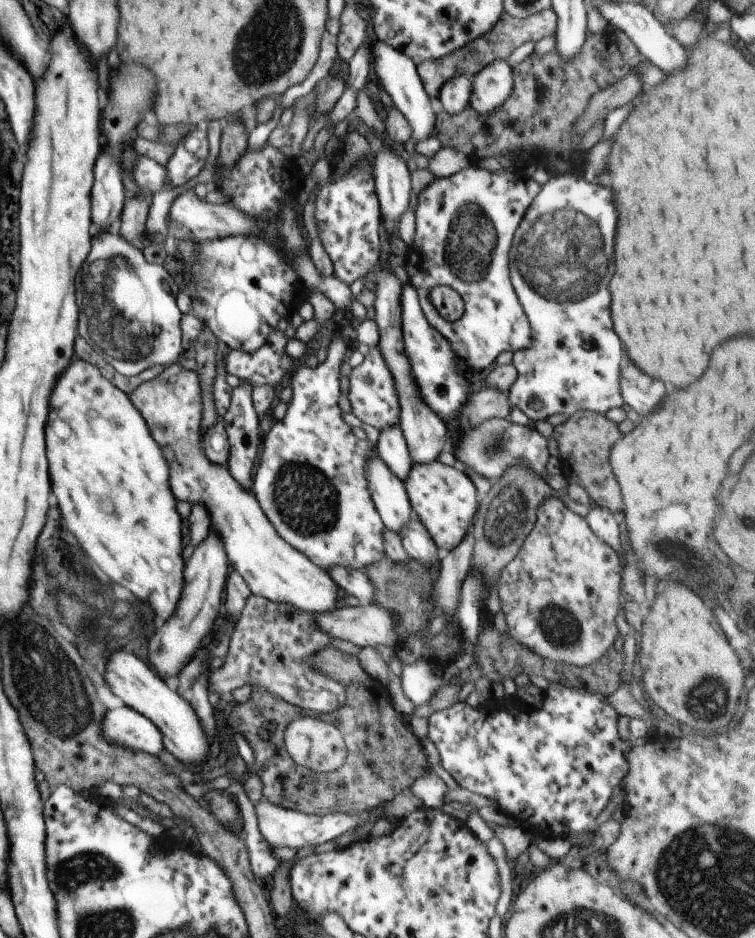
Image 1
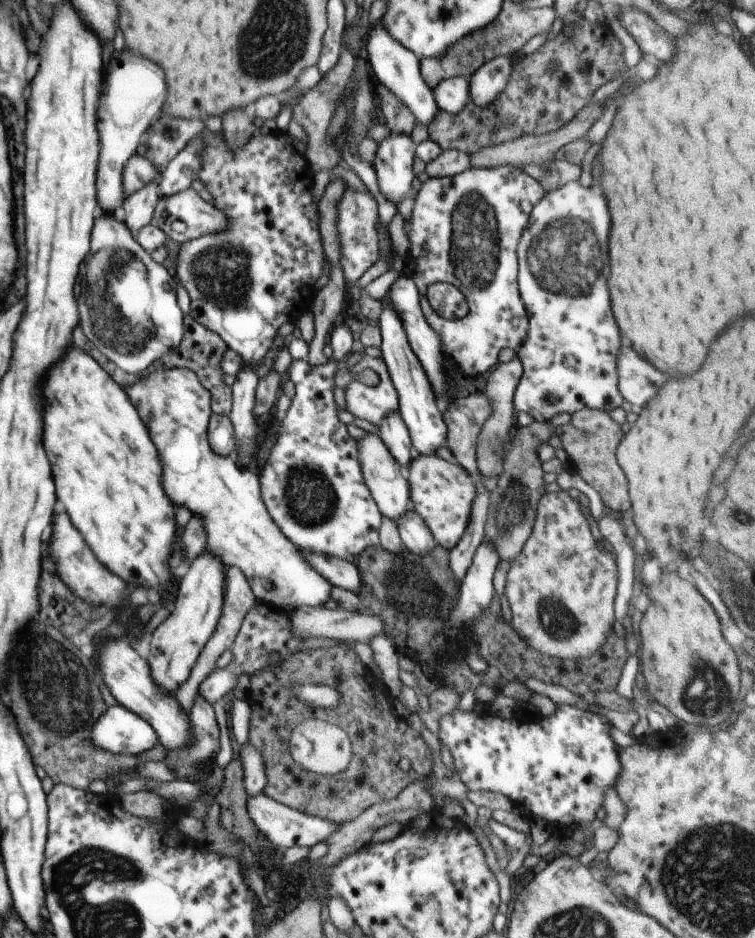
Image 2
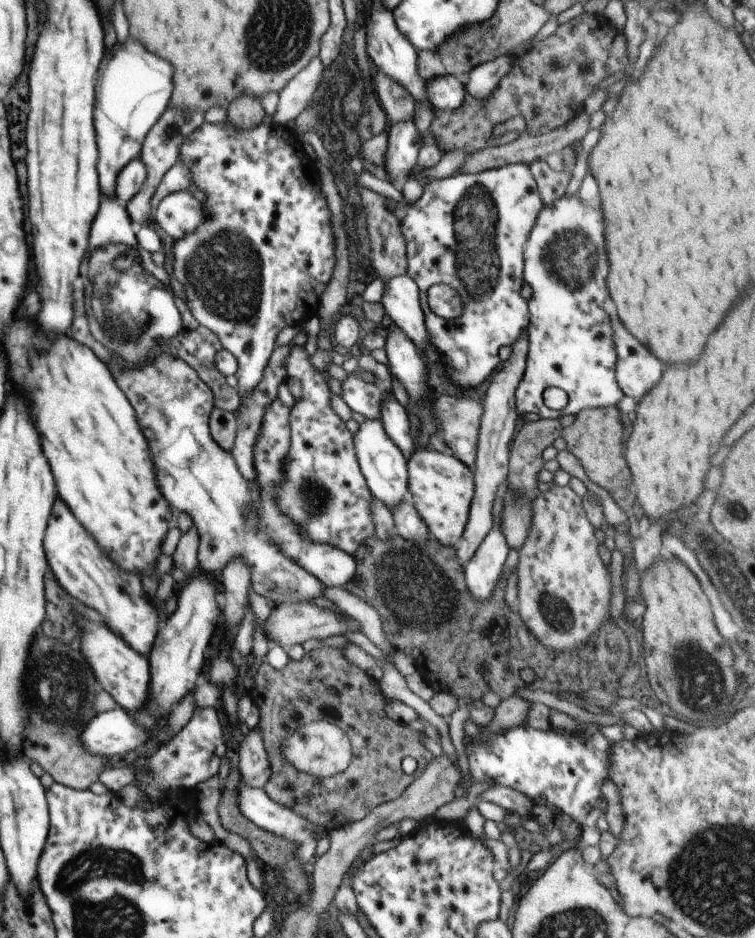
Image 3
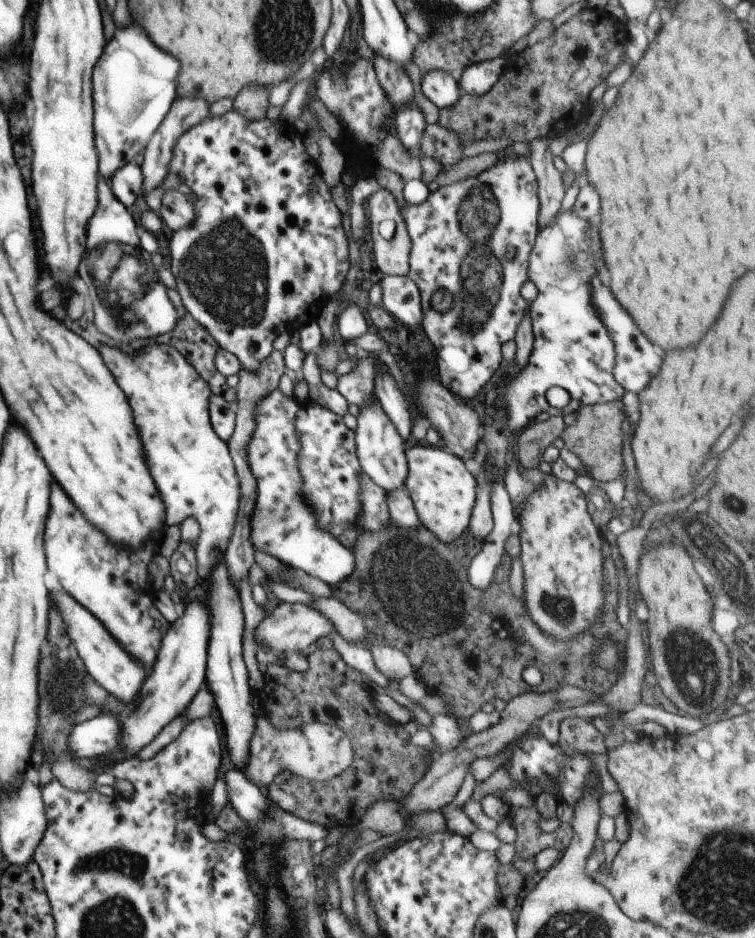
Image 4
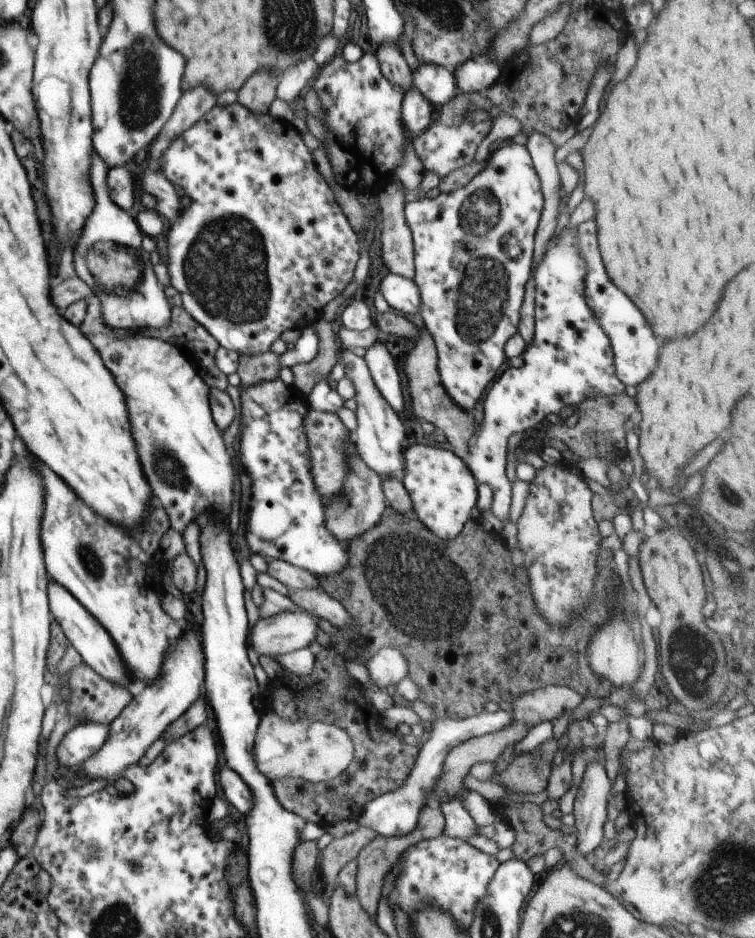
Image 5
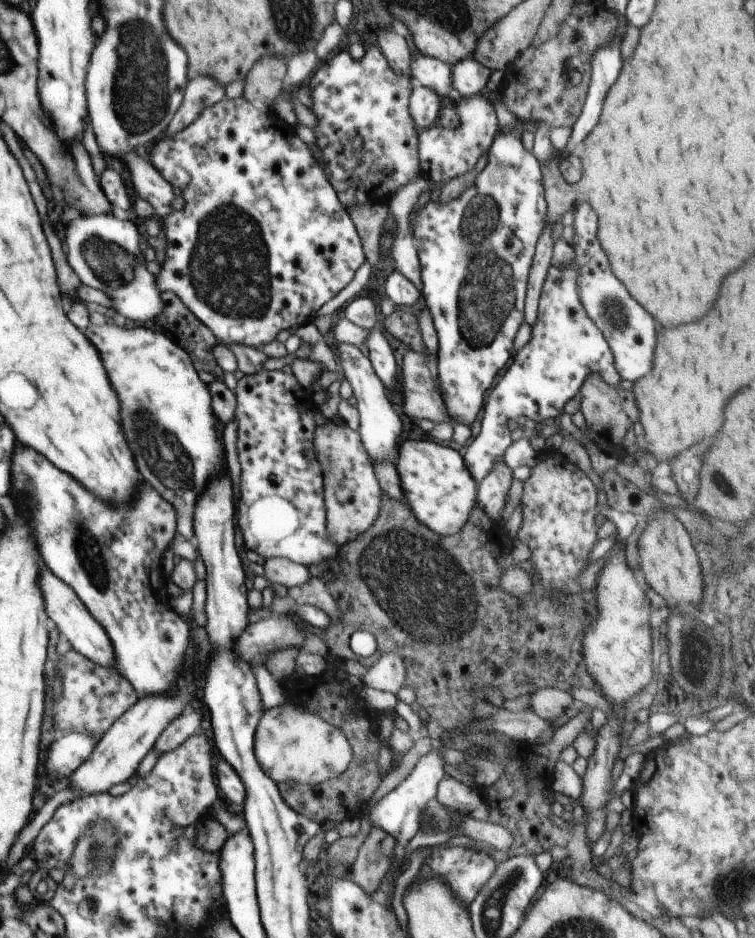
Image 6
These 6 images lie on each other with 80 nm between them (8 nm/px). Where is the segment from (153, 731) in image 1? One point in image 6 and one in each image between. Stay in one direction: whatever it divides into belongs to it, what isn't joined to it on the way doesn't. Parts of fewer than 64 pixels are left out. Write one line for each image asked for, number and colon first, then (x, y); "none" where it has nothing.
2: (119, 731)
3: (115, 733)
4: (97, 737)
5: (81, 742)
6: (66, 753)

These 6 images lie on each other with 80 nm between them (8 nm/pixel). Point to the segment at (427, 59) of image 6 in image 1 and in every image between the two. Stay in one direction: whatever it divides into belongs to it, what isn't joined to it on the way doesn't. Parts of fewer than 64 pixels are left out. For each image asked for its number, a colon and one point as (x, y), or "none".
1: (454, 95)
2: (451, 95)
3: (447, 93)
4: (439, 87)
5: (437, 83)

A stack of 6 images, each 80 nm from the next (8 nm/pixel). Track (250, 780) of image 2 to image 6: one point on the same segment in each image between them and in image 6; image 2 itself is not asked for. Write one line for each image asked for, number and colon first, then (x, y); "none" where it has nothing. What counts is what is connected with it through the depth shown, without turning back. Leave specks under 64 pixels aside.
3: (254, 766)
4: (317, 751)
5: (314, 751)
6: (292, 745)

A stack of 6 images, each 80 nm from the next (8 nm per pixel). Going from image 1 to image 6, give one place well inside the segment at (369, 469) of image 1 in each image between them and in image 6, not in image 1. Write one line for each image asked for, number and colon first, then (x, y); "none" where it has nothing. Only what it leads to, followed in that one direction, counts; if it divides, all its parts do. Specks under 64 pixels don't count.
2: (386, 480)
3: (384, 467)
4: (380, 448)
5: (379, 434)
6: (380, 427)

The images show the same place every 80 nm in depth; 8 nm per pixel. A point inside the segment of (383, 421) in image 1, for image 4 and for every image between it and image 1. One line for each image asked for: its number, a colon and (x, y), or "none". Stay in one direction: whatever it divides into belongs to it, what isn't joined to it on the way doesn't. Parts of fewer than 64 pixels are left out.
2: (372, 403)
3: (363, 397)
4: (357, 386)

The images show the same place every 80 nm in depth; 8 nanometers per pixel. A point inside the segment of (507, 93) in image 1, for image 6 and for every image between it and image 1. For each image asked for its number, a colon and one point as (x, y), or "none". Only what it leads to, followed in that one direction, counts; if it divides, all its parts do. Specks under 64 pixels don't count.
2: (486, 83)
3: (484, 78)
4: (477, 78)
5: (474, 75)
6: (469, 77)

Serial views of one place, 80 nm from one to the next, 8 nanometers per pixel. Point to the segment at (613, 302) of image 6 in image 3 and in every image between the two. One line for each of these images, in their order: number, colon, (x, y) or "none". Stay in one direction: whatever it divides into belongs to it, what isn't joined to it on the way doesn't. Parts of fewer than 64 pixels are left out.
3: (636, 370)
4: (636, 360)
5: (635, 350)

